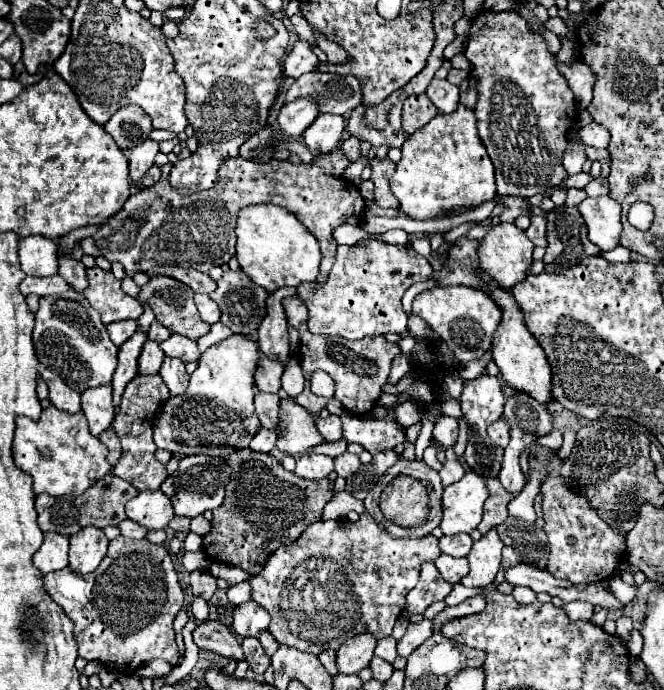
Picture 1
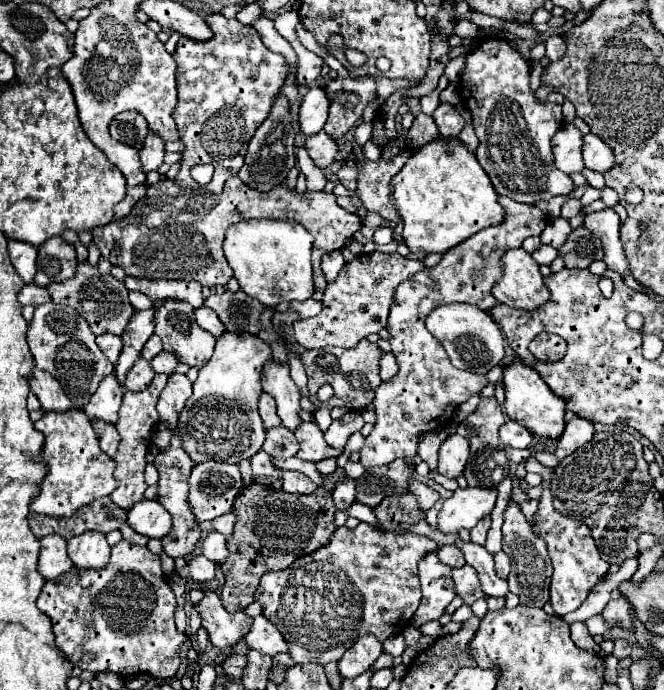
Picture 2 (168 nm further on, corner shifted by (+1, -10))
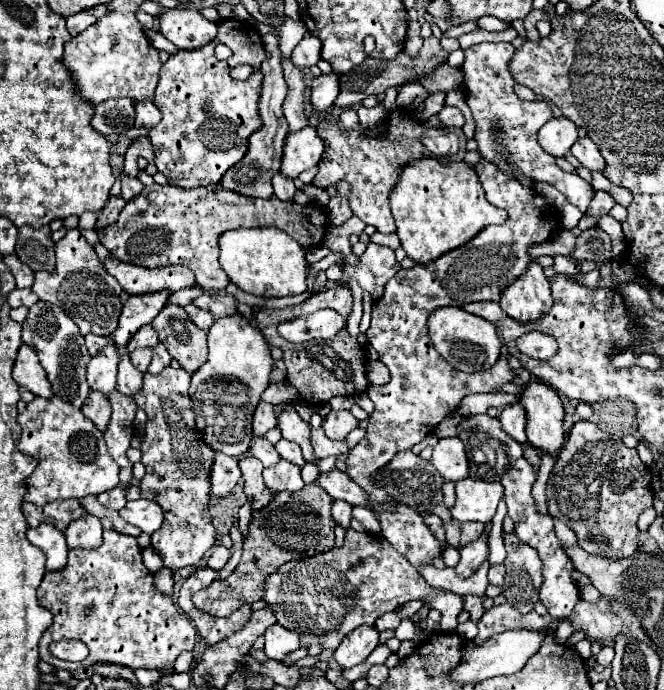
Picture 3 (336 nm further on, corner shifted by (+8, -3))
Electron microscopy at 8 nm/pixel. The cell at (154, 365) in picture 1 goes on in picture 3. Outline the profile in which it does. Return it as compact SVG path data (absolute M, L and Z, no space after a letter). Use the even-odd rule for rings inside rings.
M120 351L120 367L118 367L118 383L116 389L126 395L134 395L142 387L144 375L132 365L128 351Z

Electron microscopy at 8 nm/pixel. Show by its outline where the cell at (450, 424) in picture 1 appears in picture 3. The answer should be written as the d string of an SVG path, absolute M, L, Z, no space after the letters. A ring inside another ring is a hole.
M444 437L432 453L432 465L446 481L460 481L468 477L468 461L460 437Z

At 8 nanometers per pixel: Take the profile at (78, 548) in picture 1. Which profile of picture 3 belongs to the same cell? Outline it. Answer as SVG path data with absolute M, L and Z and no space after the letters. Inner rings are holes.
M84 515L78 521L72 521L64 535L70 549L96 549L102 545L102 523L98 517Z

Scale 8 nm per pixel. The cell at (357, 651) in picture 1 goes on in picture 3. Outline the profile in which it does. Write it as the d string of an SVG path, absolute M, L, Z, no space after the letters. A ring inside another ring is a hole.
M358 627L356 631L348 633L340 647L334 651L334 659L340 667L356 667L360 665L378 645L378 631L376 627Z

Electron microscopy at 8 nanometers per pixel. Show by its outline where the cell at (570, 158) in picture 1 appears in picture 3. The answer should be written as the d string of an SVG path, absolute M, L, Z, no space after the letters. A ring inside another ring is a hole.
M552 117L538 131L540 147L552 157L564 157L576 139L578 139L578 127L566 117L560 117L560 119Z

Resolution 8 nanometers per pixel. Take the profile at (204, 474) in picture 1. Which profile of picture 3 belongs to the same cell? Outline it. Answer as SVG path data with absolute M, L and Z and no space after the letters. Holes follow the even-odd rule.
M216 453L214 463L212 463L212 471L210 471L210 497L224 497L228 495L234 485L240 481L240 467L238 467L238 459L228 457L224 453Z

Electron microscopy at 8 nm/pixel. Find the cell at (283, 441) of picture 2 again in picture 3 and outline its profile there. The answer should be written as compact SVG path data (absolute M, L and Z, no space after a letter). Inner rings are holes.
M280 439L280 441L276 443L276 451L280 453L282 459L286 459L286 461L290 461L290 463L296 463L298 467L304 465L304 457L302 457L300 445L296 445L296 443L288 441L288 439Z

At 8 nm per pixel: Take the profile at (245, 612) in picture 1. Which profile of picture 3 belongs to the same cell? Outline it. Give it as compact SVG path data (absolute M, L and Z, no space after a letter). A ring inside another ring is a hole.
M272 625L264 631L264 653L270 659L278 659L282 661L284 655L288 655L290 651L296 651L300 647L298 635L294 631L284 629L282 625Z

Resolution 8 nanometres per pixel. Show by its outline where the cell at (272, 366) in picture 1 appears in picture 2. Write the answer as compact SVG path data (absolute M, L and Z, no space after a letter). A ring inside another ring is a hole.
M261 394L261 398L259 398L259 414L261 414L261 418L263 418L263 426L265 426L265 430L269 430L269 428L275 428L275 426L279 426L281 422L279 422L279 416L277 416L277 410L275 410L275 400L269 396L269 394Z

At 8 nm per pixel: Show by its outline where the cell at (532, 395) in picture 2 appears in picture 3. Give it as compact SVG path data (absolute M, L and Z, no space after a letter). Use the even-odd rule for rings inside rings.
M530 381L518 395L518 405L526 413L528 441L540 451L558 455L564 445L564 409L558 393L540 381Z

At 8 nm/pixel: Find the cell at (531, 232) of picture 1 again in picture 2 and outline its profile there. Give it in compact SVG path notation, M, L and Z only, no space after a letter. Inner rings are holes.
M541 246L537 252L533 252L533 258L535 258L535 262L537 264L541 264L541 266L549 266L555 258L557 258L557 250L555 248L551 248L551 246Z

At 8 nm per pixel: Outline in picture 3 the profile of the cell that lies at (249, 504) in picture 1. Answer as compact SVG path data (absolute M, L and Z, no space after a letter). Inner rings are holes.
M310 483L294 493L290 491L276 493L276 497L268 503L268 507L262 507L252 513L248 535L244 539L242 559L234 569L234 573L228 579L224 581L216 579L210 587L198 591L194 595L196 607L216 617L228 617L240 605L260 601L264 597L264 587L262 587L264 579L286 561L312 557L316 553L332 549L336 521L330 515L330 507L332 507L332 497L316 483Z

